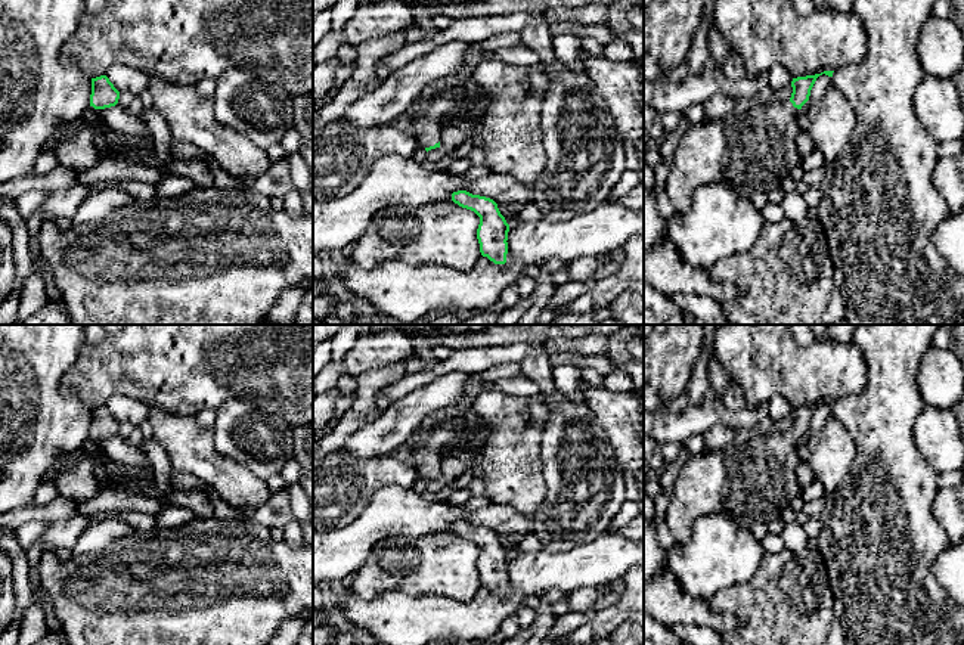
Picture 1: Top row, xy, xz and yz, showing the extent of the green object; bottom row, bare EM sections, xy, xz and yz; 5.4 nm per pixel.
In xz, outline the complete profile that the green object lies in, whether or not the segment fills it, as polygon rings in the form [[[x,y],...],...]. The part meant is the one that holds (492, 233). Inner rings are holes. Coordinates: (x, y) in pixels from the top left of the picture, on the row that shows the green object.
[[[466,190],[453,192],[452,201],[462,208],[474,211],[480,217],[477,239],[481,255],[495,264],[505,264],[509,224],[500,214],[498,204],[490,198],[472,195]]]

